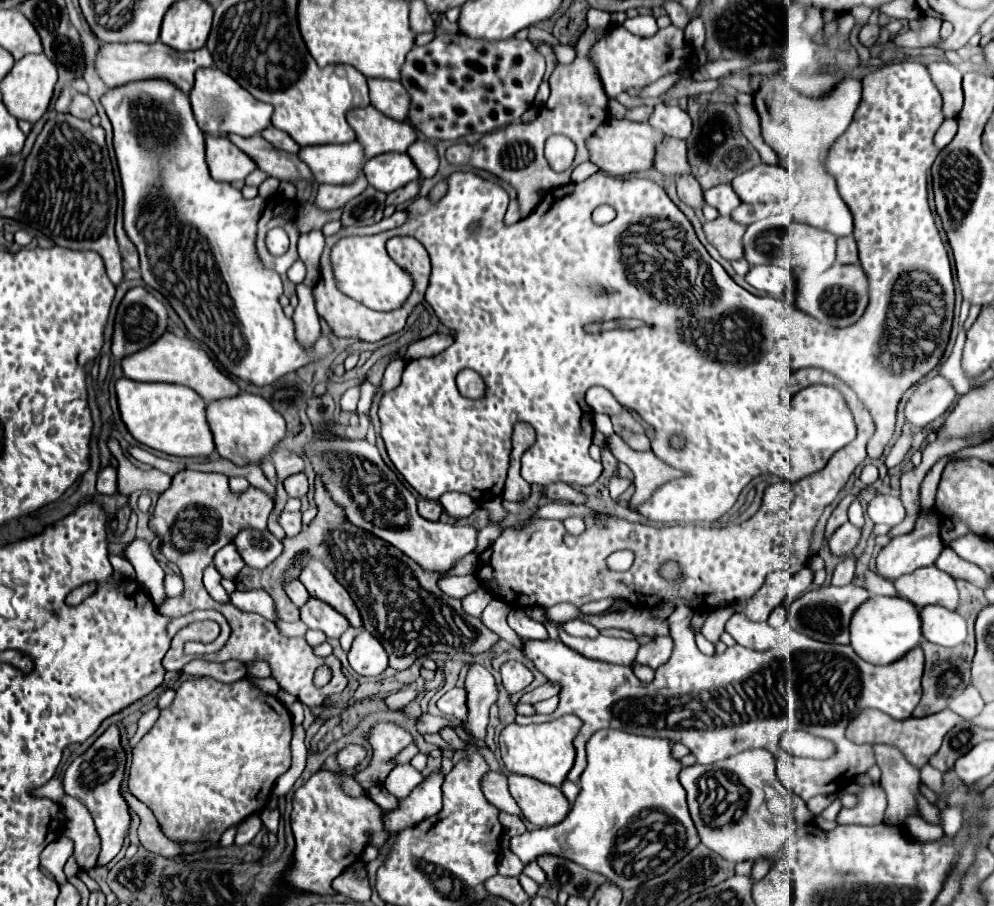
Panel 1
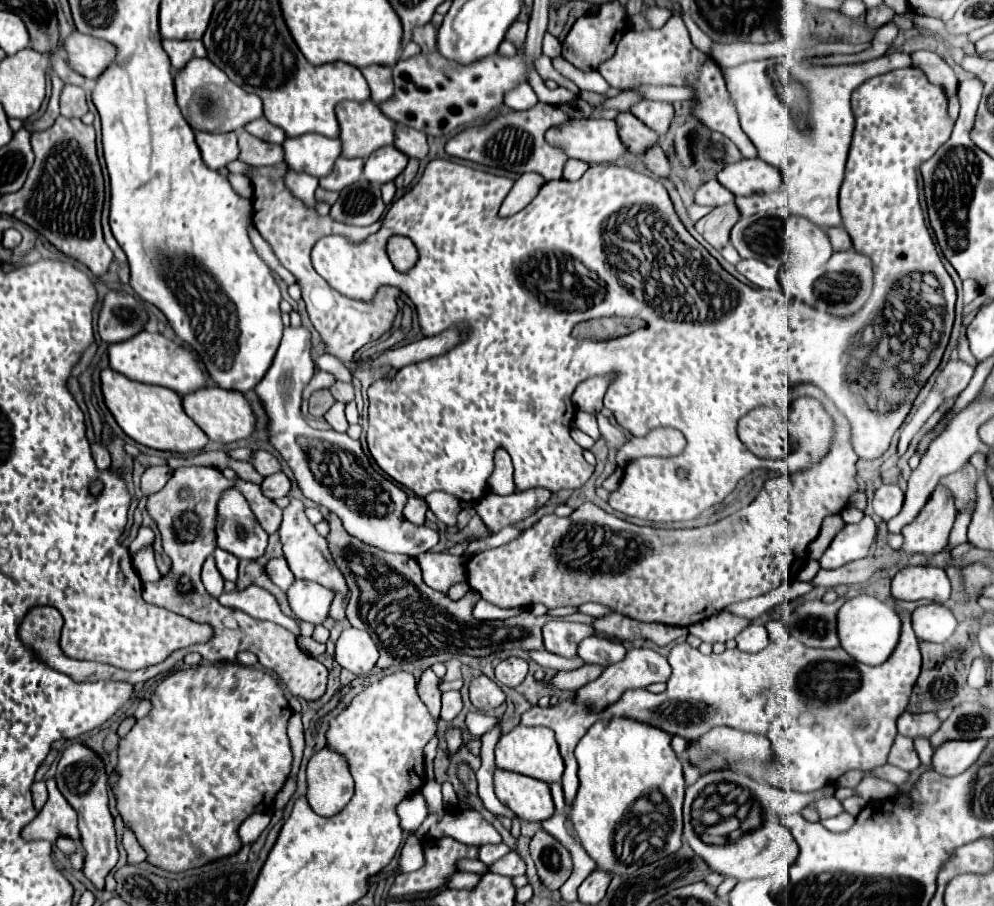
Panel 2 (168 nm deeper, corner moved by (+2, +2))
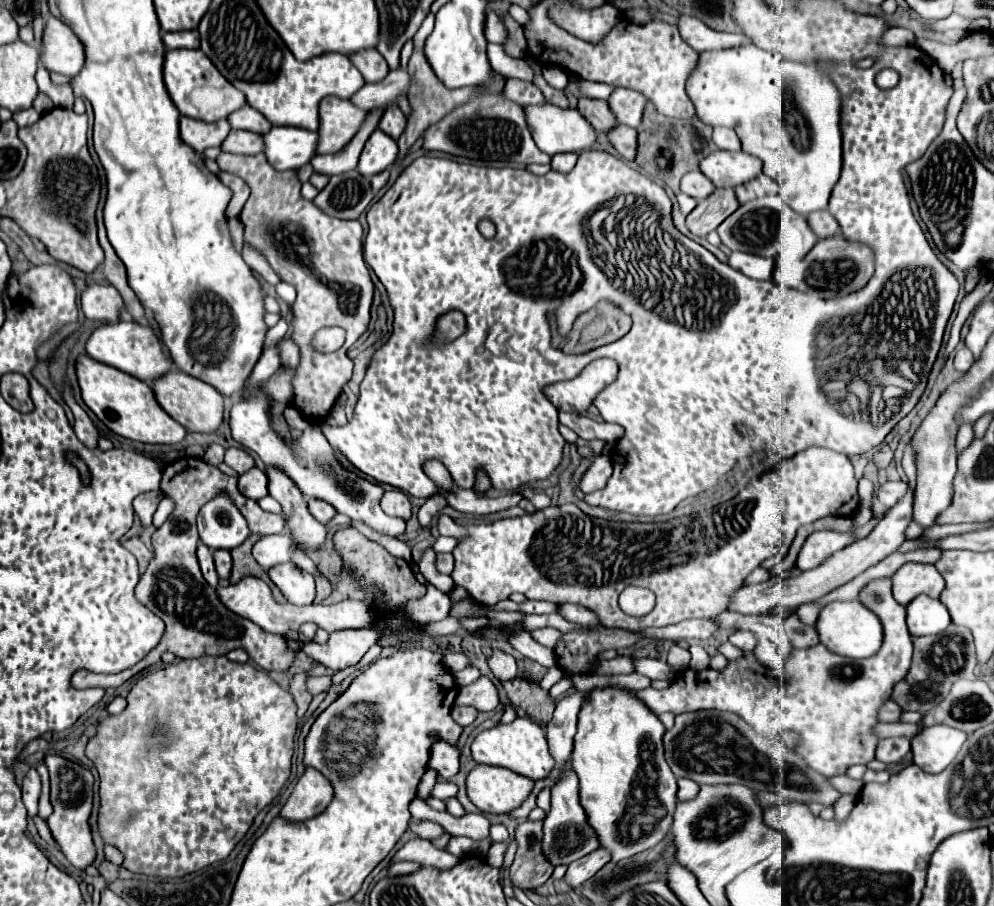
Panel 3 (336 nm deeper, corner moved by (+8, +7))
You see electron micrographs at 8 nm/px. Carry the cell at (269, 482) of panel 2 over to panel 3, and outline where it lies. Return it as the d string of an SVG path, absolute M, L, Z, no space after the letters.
M258 468L248 470L242 476L238 476L238 486L240 486L240 492L246 498L252 498L252 500L260 500L262 496L268 494L266 474L262 470L258 470Z

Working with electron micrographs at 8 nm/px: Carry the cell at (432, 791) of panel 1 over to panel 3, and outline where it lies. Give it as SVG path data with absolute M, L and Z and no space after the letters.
M436 782L434 790L432 790L432 796L440 798L440 800L448 800L448 798L454 798L456 792L458 792L456 784L452 784L452 782Z

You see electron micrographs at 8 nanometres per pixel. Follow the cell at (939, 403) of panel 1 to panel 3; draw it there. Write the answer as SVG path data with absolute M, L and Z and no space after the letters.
M962 348L962 350L956 352L956 356L954 356L954 366L956 366L956 370L958 370L960 374L964 374L972 364L974 364L974 356L972 356L972 352L970 352L968 348Z

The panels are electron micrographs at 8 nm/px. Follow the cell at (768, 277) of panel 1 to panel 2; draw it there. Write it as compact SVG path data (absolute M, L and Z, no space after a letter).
M742 259L736 269L756 287L760 289L780 289L780 281L778 281L778 269L756 261L756 259Z

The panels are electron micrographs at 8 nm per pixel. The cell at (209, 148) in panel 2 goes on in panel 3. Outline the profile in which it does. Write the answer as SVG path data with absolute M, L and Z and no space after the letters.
M184 116L180 118L180 136L198 154L202 154L204 148L208 146L220 146L222 140L228 136L228 132L230 132L228 120L200 122L194 118L184 118Z

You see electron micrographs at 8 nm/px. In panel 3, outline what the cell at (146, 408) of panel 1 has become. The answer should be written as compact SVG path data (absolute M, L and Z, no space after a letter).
M90 356L76 358L76 376L82 390L84 404L104 422L112 432L128 440L144 444L178 444L186 436L186 428L174 422L156 402L152 390L146 382L136 380L134 376L120 372L108 364L92 360Z

